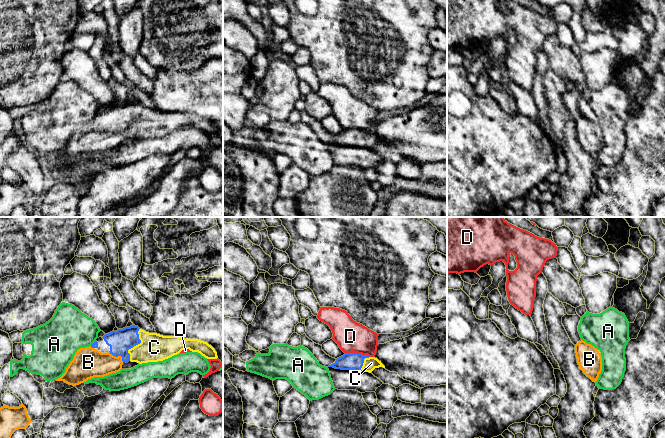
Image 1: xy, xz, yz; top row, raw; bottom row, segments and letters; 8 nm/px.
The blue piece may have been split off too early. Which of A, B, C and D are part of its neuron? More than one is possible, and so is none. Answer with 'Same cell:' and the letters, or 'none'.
Same cell: B, C

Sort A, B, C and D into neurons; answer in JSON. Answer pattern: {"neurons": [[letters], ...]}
{"neurons": [["A"], ["B", "C"], ["D"]]}

